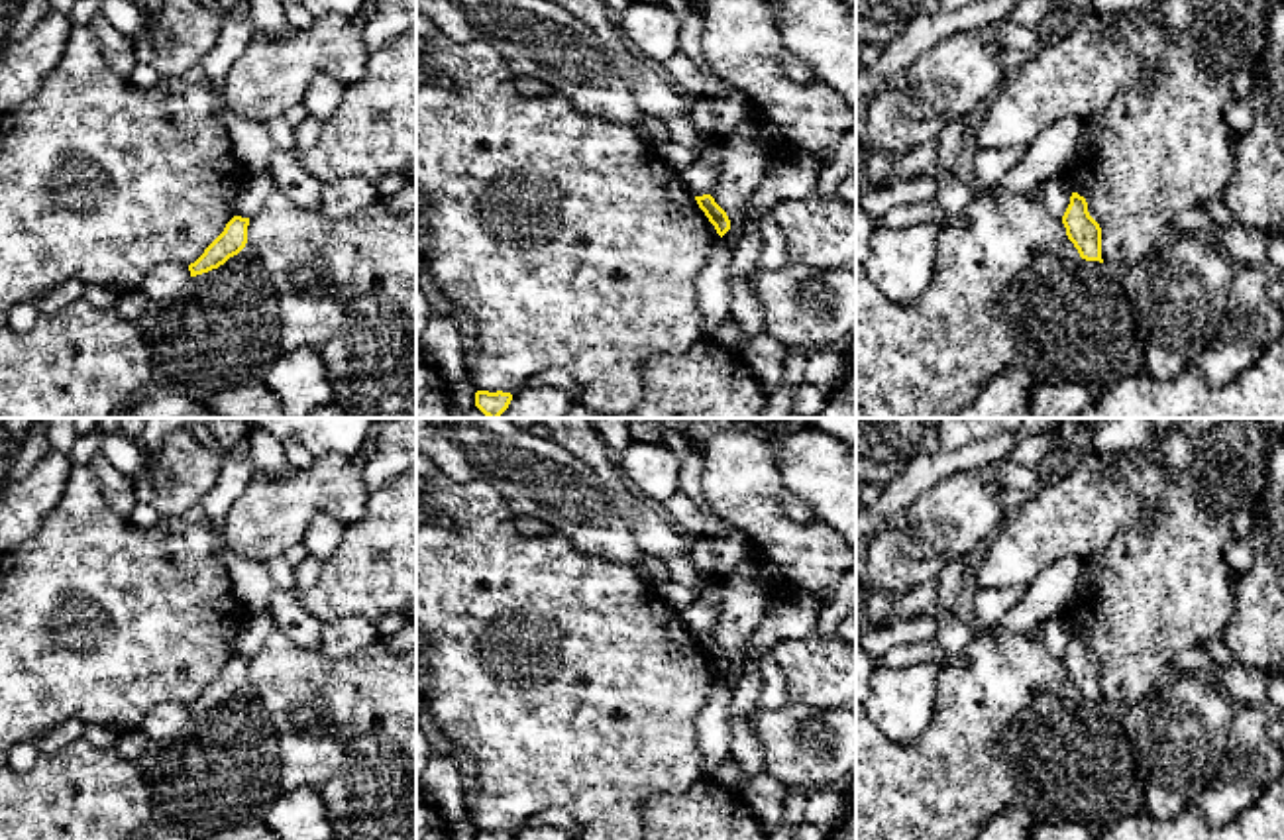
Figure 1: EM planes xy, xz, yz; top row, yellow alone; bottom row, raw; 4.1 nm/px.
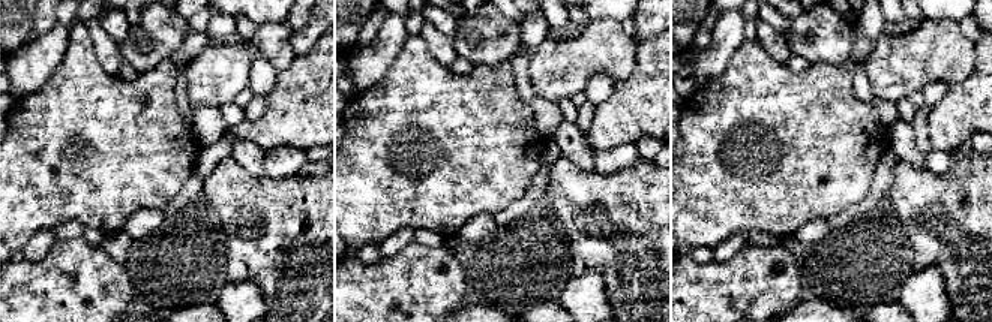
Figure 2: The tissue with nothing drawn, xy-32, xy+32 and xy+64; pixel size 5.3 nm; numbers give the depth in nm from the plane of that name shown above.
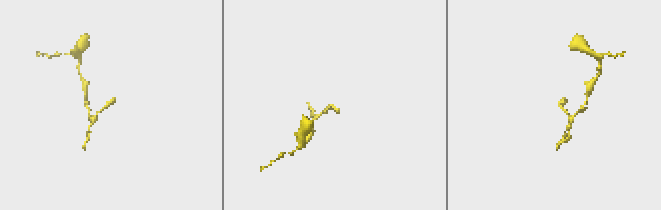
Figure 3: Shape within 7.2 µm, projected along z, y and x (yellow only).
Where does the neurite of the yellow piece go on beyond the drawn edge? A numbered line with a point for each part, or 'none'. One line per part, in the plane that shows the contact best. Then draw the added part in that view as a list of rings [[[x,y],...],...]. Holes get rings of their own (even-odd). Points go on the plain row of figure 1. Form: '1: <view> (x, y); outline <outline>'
none

